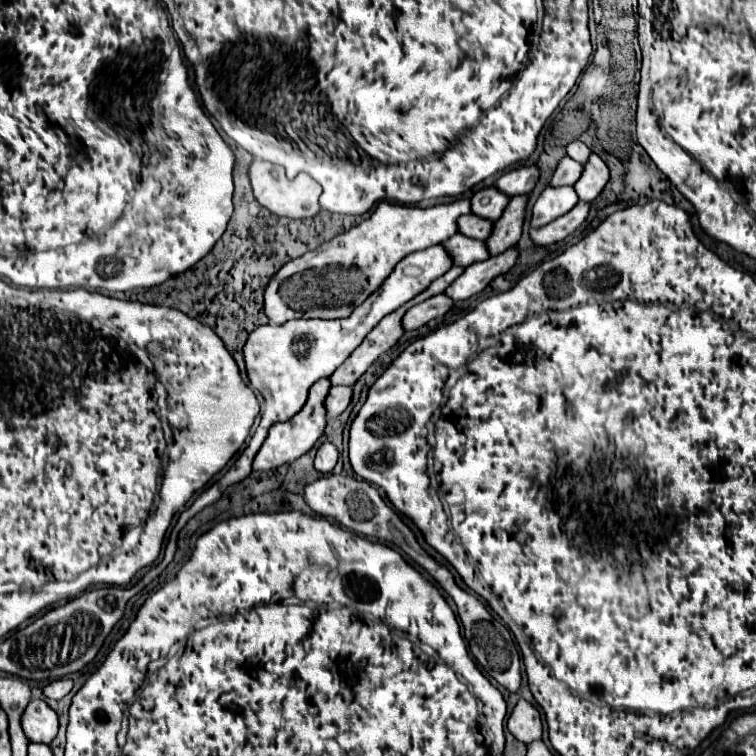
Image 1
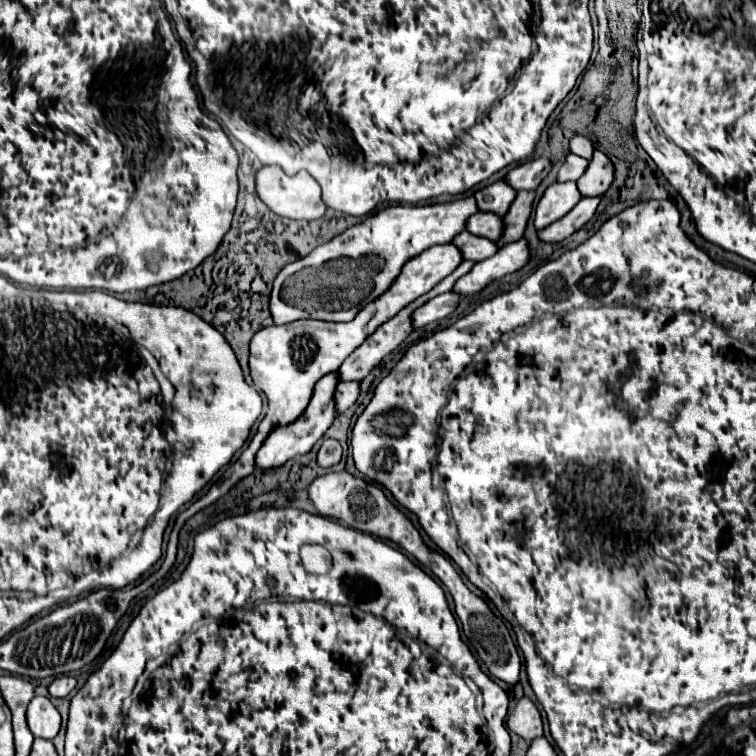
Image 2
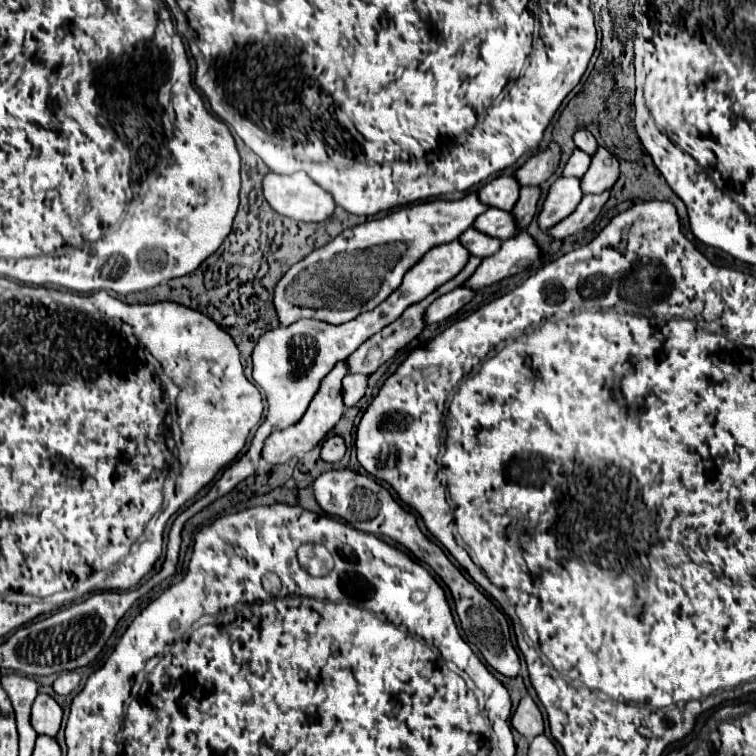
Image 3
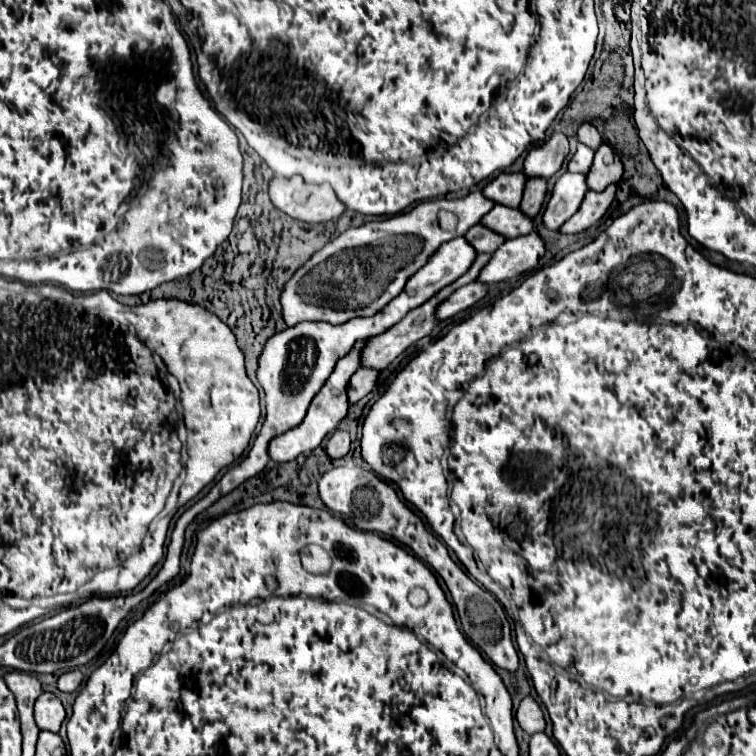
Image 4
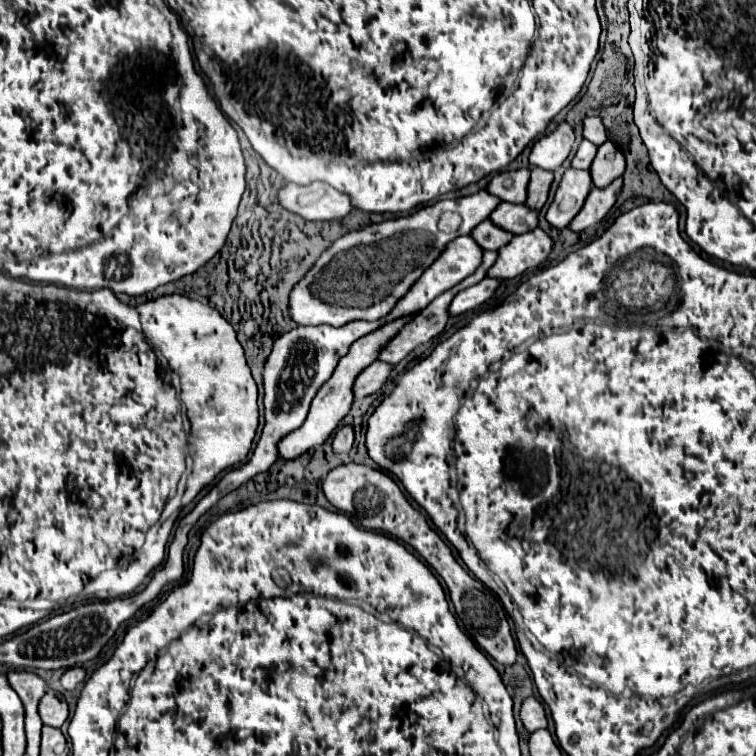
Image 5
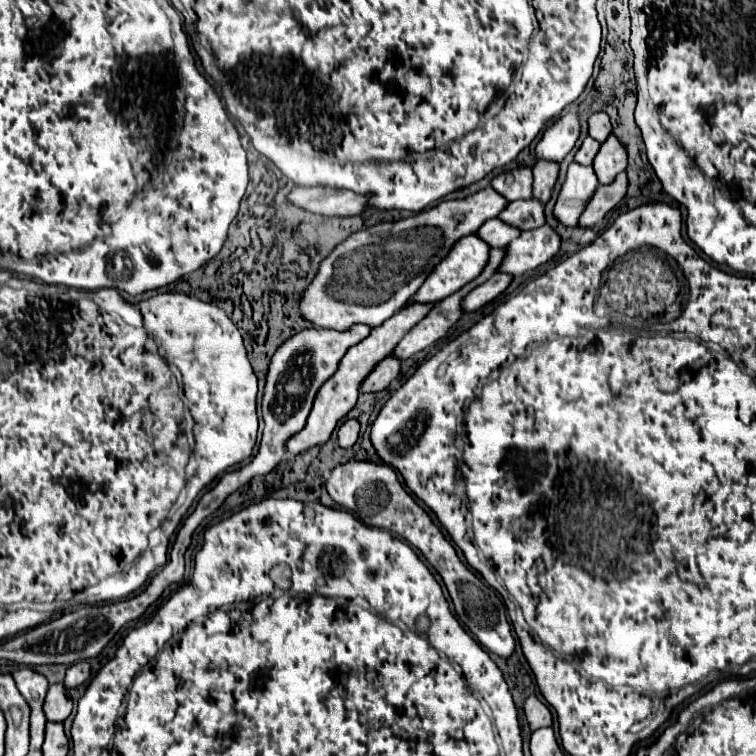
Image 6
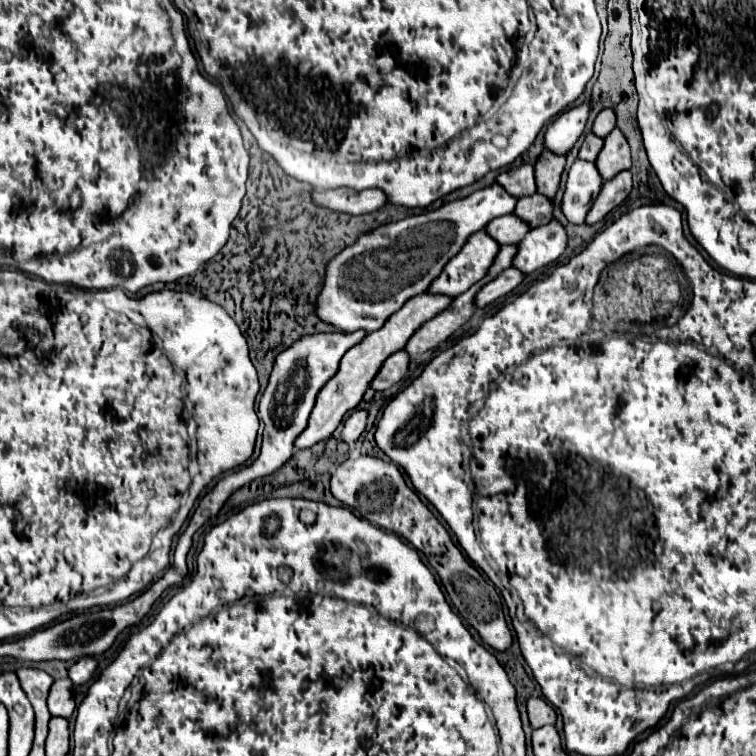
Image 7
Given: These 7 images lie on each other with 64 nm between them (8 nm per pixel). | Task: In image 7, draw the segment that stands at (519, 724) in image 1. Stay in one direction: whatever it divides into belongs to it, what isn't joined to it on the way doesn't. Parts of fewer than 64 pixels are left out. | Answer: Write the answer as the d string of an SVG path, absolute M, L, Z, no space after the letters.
M532 696L532 698L528 698L528 720L530 720L532 728L542 728L546 724L556 722L556 712L548 702Z

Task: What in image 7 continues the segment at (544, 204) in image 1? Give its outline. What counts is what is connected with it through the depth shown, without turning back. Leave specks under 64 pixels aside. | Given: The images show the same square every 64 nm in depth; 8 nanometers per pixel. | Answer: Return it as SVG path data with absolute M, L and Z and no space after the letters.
M576 160L568 172L564 196L562 196L562 214L572 224L584 224L584 218L596 200L602 186L602 178L594 162Z

